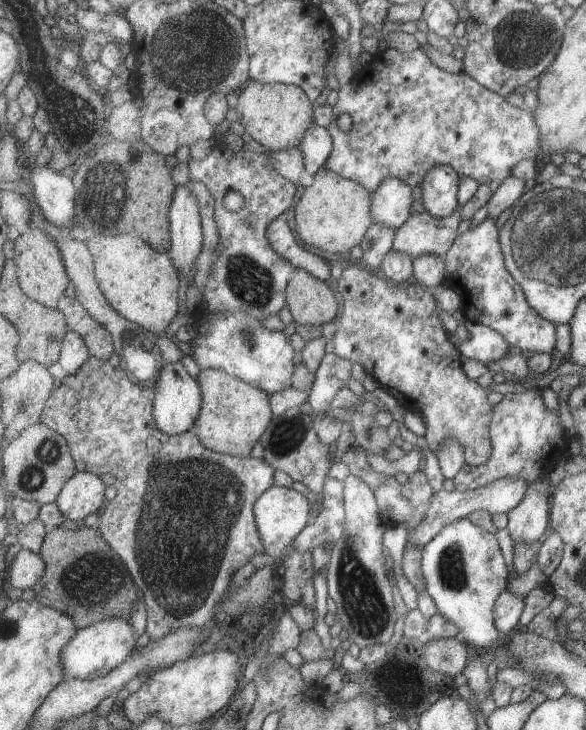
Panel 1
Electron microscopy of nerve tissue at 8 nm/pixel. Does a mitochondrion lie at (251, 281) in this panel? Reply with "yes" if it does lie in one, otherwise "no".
yes

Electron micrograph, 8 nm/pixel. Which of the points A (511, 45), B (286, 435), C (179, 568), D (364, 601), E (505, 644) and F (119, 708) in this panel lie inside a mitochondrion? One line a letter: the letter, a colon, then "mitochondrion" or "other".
A: mitochondrion
B: mitochondrion
C: mitochondrion
D: mitochondrion
E: other
F: other

